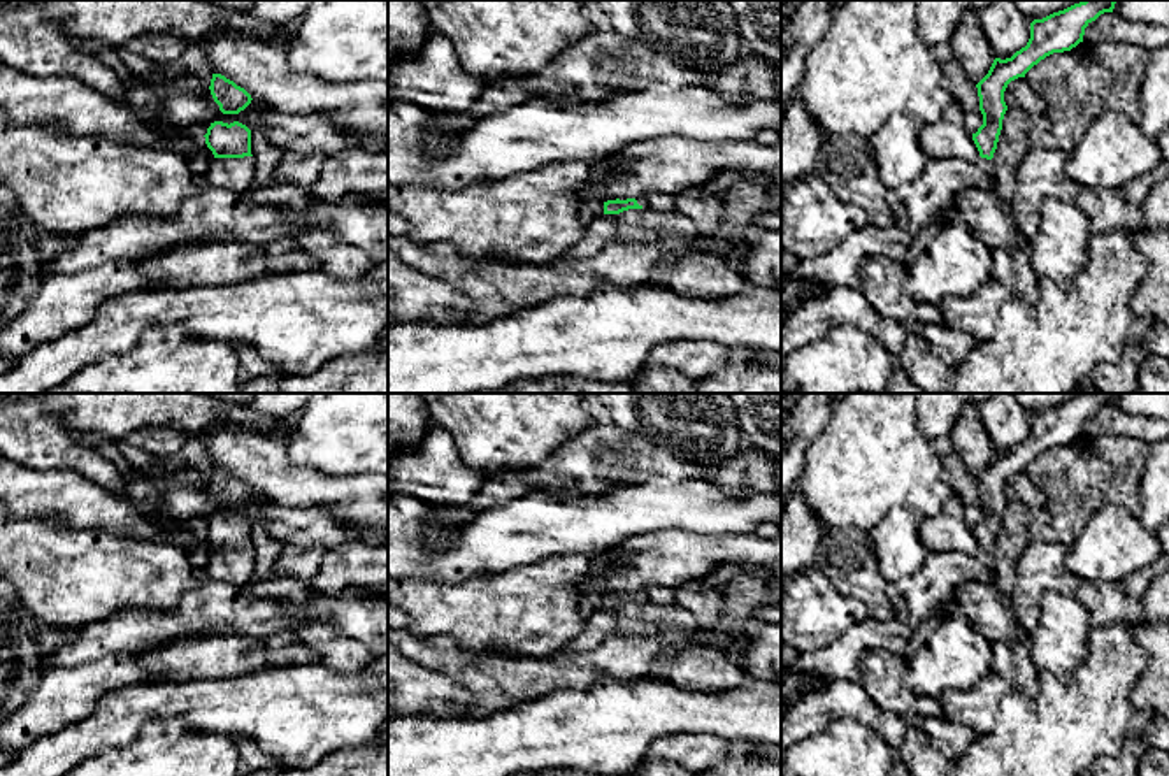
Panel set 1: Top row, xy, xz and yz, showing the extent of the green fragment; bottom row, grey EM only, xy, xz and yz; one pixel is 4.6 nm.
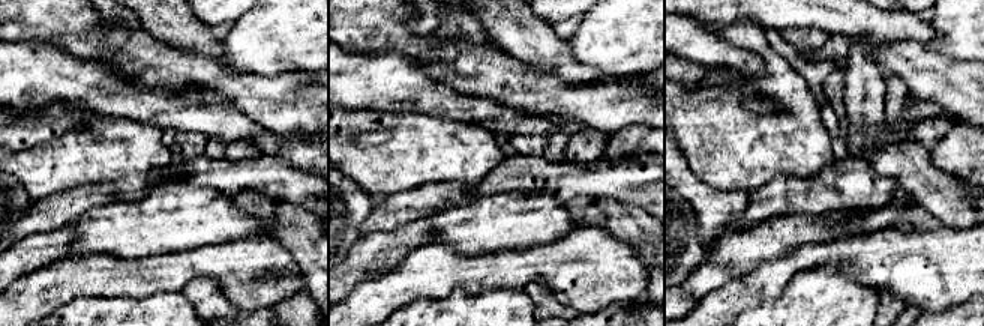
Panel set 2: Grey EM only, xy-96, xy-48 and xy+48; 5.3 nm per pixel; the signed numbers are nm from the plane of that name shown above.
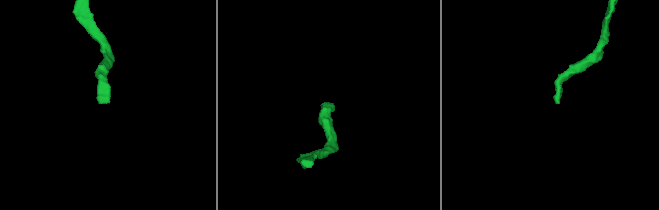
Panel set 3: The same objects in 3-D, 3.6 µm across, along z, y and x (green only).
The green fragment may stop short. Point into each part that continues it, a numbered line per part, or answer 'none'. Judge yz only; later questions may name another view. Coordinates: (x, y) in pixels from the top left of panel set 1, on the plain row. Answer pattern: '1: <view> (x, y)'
1: yz (936, 582)

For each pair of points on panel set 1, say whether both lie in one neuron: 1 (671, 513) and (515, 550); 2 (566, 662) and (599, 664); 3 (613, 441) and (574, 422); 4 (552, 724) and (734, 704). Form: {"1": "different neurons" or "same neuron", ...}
{"1": "same neuron", "2": "same neuron", "3": "different neurons", "4": "same neuron"}

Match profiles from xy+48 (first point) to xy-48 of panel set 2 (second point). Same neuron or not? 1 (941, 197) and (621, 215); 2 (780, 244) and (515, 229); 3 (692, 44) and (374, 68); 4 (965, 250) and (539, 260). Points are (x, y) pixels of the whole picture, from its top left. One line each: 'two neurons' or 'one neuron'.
1: one neuron
2: two neurons
3: two neurons
4: one neuron

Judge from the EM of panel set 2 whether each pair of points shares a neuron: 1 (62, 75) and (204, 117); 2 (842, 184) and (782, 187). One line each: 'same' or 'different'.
1: same
2: same

